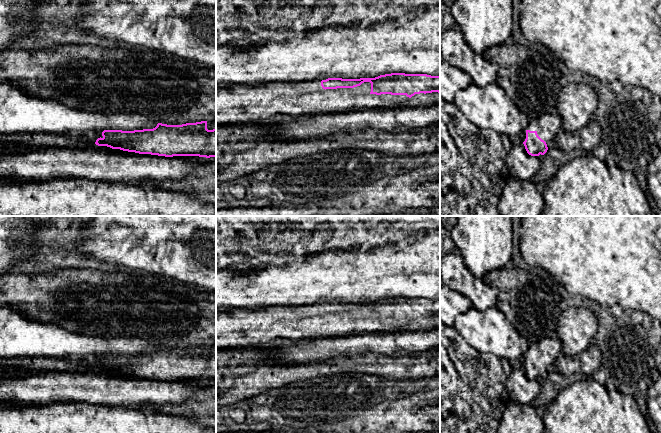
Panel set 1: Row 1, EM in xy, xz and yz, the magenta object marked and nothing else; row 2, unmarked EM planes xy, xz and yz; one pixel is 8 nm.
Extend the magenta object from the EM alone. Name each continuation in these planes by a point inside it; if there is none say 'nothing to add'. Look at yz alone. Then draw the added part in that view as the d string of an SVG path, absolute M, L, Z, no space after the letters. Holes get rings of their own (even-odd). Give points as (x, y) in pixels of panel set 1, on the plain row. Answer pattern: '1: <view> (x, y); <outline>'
1: yz (548, 350); M544 338L539 342L530 344L522 358L523 366L526 363L527 354L536 355L538 360L548 369L555 364L562 354L562 342L558 338Z

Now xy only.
1: xy (97, 358); M96 355L94 358L88 360L89 364L91 365L91 368L95 368L98 362L103 362L102 356L103 355Z

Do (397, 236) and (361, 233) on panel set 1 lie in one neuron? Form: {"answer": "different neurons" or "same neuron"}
{"answer": "same neuron"}

